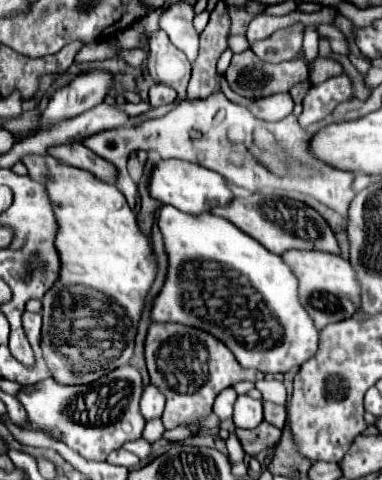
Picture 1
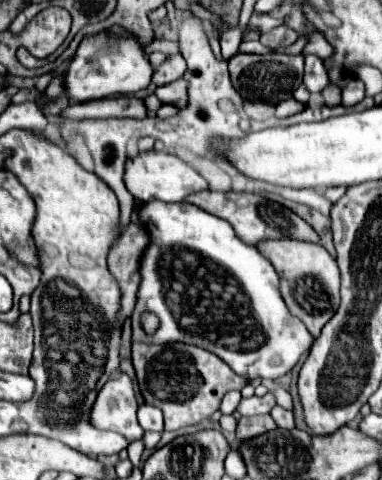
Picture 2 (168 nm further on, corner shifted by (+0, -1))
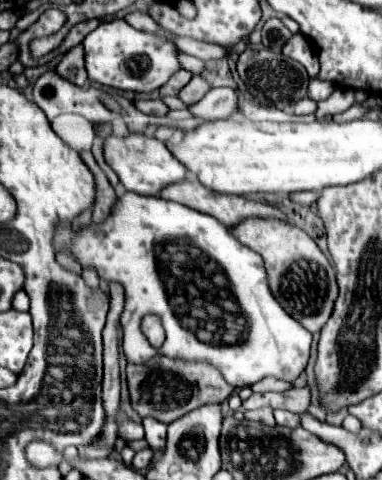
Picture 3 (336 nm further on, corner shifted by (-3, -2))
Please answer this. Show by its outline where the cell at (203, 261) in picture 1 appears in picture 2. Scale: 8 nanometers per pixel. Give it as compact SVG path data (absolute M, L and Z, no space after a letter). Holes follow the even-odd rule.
M186 201L144 203L140 209L140 223L148 233L150 243L140 259L140 287L136 307L132 311L132 341L150 345L188 343L202 347L218 355L236 375L248 381L278 379L292 371L302 353L310 349L314 339L302 321L292 317L286 309L286 303L278 293L278 273L256 247L238 241L228 221L222 221ZM184 253L192 253L194 259L184 259ZM144 311L152 311L160 317L160 329L154 335L146 335L140 327L140 315Z

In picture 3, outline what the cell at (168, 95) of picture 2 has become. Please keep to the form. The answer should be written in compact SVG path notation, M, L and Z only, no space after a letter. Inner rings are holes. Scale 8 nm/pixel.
M193 76L193 78L189 80L189 84L183 86L177 96L189 106L189 104L199 102L207 92L209 92L209 84L207 84L201 76Z

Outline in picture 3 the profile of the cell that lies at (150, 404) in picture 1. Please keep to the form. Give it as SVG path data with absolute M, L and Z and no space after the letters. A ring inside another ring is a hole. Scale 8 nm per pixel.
M143 418L143 426L145 426L145 440L149 442L149 446L161 450L165 446L167 426L155 418Z

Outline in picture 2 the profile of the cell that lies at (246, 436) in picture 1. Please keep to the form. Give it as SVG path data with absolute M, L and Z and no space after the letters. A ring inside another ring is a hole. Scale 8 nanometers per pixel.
M254 415L254 417L240 417L236 429L236 441L250 439L254 435L262 435L266 431L276 429L276 423L270 415Z

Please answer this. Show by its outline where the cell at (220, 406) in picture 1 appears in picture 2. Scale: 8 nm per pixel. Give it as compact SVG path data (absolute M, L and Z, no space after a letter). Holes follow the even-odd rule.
M230 391L230 393L226 393L226 397L224 397L222 403L220 403L220 411L226 413L226 415L234 413L236 407L238 407L238 403L240 403L240 399L242 399L240 391Z

